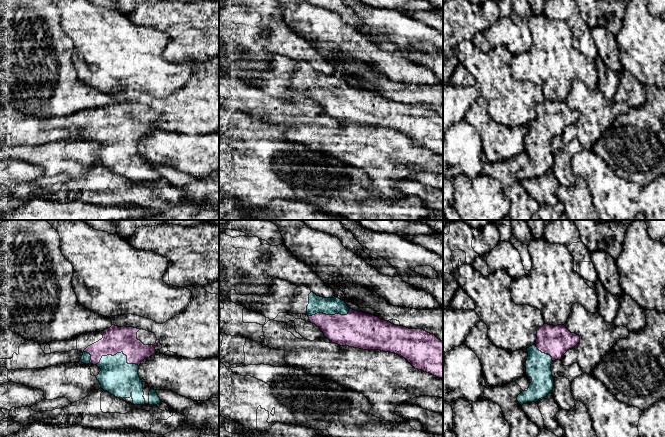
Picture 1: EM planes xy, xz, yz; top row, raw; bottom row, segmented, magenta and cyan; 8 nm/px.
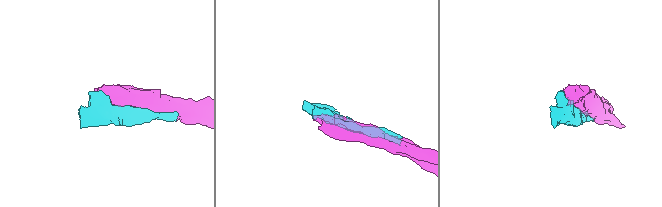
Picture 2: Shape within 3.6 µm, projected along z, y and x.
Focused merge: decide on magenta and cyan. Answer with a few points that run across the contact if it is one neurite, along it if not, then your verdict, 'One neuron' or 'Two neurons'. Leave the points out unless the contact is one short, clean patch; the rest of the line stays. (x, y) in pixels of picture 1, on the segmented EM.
One neuron

